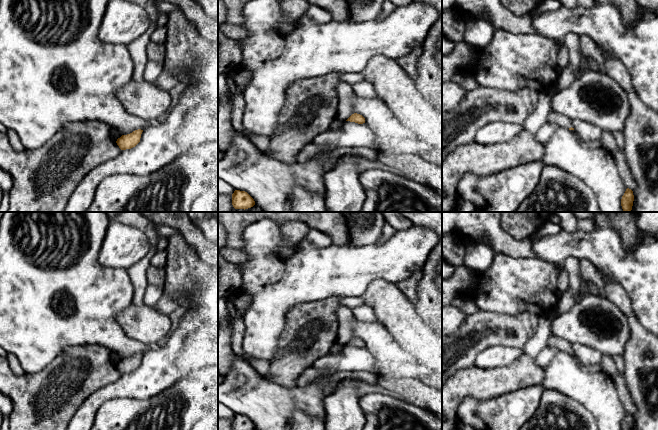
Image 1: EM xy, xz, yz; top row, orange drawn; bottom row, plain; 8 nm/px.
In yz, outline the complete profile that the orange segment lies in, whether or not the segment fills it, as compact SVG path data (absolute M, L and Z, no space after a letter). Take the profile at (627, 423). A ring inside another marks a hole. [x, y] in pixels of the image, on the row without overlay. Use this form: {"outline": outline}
{"outline": "M627 412L621 423L621 430L633 430L633 425L634 425L633 415Z"}

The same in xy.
{"outline": "M138 353L130 358L122 359L117 363L116 367L121 374L131 373L140 366L142 356L143 354Z"}

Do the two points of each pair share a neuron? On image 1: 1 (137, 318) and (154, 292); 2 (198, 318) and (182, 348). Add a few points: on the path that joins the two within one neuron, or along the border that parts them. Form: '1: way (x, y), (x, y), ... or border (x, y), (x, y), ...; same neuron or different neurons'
1: border (145, 304), (153, 308); different neurons
2: way (198, 325), (198, 332), (189, 341); same neuron

